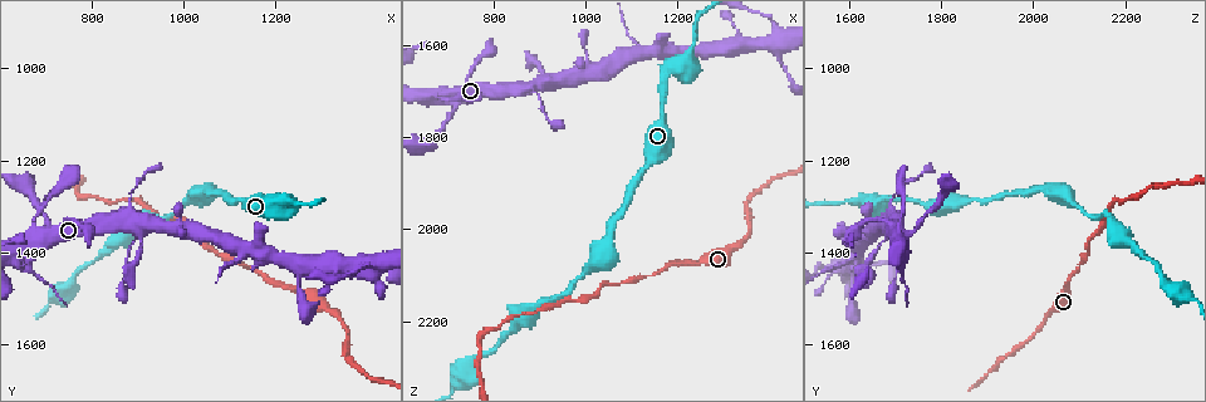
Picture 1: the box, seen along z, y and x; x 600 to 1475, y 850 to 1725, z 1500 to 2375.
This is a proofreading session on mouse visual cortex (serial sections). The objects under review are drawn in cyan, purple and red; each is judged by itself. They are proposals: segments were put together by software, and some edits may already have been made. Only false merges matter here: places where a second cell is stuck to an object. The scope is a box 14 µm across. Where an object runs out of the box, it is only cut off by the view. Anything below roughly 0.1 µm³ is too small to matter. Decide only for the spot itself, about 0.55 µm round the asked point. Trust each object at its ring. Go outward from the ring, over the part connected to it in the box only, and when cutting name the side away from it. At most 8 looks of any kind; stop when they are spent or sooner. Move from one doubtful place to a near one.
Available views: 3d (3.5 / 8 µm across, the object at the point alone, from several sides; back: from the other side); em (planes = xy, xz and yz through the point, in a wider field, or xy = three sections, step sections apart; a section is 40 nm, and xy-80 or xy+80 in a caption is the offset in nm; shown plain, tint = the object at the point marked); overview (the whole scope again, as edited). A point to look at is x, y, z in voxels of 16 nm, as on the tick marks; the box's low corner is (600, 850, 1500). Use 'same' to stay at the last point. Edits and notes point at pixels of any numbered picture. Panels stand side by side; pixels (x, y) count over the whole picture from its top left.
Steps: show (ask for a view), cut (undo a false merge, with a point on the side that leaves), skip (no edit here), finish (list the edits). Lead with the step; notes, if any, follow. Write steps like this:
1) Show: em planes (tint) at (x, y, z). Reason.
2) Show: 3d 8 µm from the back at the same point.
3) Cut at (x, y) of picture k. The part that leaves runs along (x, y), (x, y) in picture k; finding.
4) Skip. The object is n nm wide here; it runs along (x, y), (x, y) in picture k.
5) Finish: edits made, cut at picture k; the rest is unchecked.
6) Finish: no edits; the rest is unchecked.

Show: 3d 3.5 µm at (1185, 1295, 1650). Arms part here.

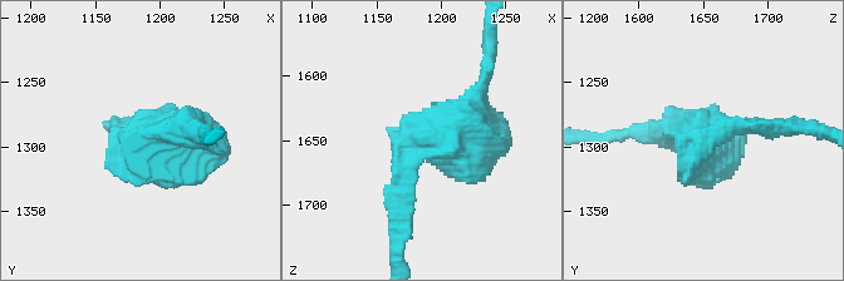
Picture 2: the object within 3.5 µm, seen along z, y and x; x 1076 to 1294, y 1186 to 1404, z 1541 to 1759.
Show: em xy step 5 (tint) at (1188, 1292, 1646).

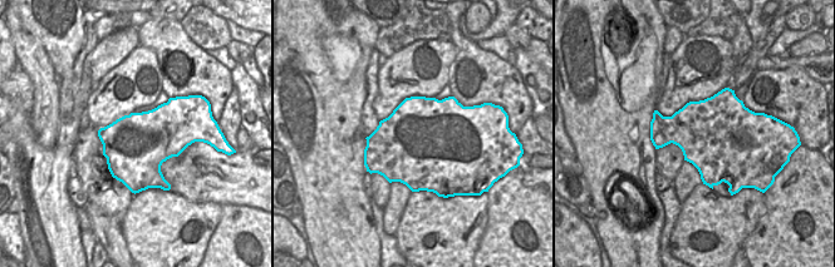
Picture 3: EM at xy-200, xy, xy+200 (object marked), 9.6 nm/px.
Skip. It runs along (405, 187), (485, 68) in picture 2; one cell here.

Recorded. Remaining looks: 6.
Show: 3d 3.5 µm at (895, 1340, 1685). Arms part here.

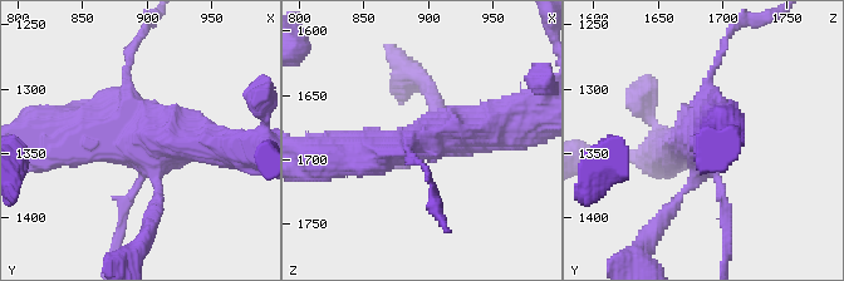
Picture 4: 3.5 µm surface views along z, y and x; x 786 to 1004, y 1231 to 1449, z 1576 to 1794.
Show: em planes (tint) at (896, 1340, 1686).

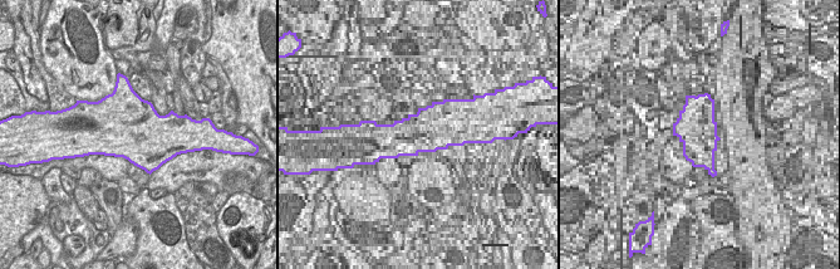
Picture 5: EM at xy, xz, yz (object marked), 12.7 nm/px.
Skip. Continuous, no second cell.

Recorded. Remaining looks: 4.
Show: 3d 3.5 µm at (685, 1350, 1710).

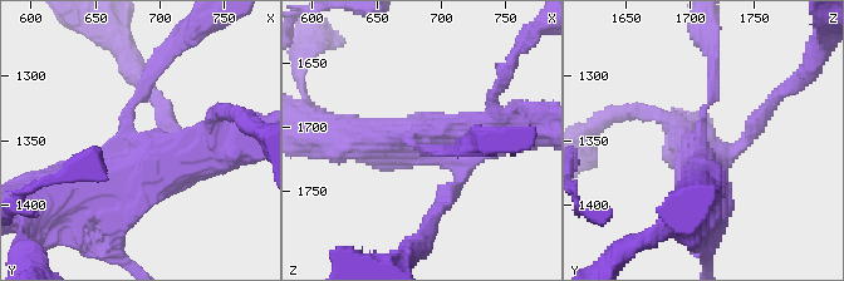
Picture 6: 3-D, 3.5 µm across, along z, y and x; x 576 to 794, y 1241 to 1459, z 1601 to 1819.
Show: em planes (tint) at (682, 1356, 1706).

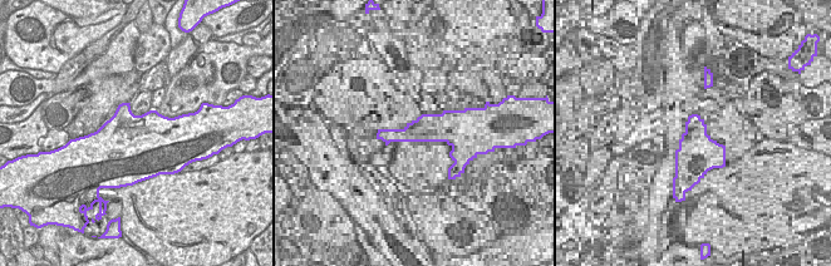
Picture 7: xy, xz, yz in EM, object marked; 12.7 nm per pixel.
Show: em xy step 3 (tint) at the same point.

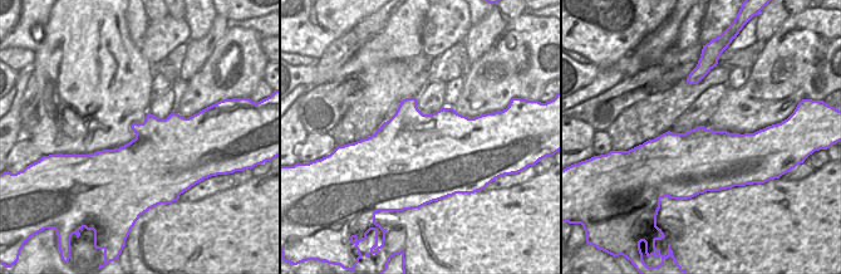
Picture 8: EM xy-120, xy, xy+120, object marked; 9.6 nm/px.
Skip. It runs along (222, 143), (94, 174), (83, 205) in picture 6; all the same cell.

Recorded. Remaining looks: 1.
Finish: no edits; the rest is unchecked.

